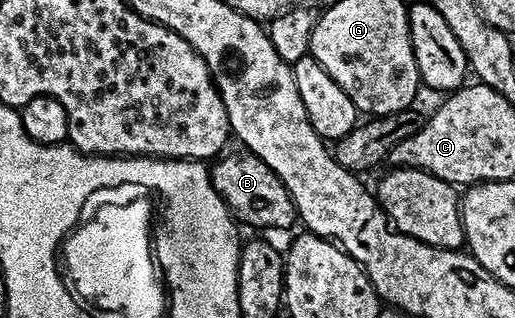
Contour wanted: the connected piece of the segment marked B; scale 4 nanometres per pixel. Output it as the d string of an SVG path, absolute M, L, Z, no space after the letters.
M229 153L220 156L210 166L209 172L217 195L221 195L235 221L244 221L255 229L287 229L291 224L296 224L295 204L291 202L289 191L279 176L255 153Z

